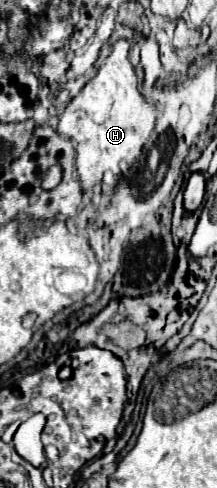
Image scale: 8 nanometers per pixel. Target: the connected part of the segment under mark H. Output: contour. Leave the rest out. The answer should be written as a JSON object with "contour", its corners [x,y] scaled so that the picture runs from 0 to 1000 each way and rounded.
{"contour":[[[544,82],[525,90],[516,111],[488,119],[452,152],[359,197],[332,201],[267,254],[267,270],[350,291],[350,336],[387,389],[461,377],[488,348],[553,361],[553,340],[608,340],[710,266],[728,225],[636,189],[636,160],[590,123],[590,102],[590,82]]]}

